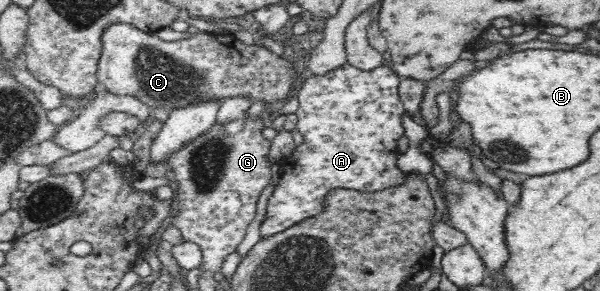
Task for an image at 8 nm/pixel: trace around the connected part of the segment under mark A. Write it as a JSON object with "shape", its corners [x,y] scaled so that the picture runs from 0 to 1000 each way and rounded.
{"shape":[[[582,213],[562,227],[545,258],[513,254],[502,268],[492,333],[498,344],[493,440],[507,485],[485,526],[492,574],[467,615],[445,691],[443,753],[435,773],[435,821],[475,794],[540,722],[542,667],[553,649],[575,646],[598,660],[623,660],[663,639],[673,625],[675,595],[660,564],[665,522],[662,485],[673,460],[670,412],[677,381],[663,320],[668,268],[648,227],[632,227],[618,244],[602,244]]]}

